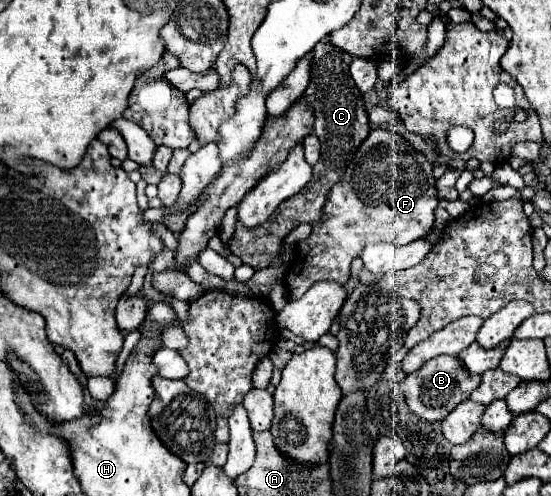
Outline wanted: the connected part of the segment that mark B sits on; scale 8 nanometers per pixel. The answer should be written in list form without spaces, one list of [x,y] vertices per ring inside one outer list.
[[[437,356],[425,362],[417,372],[407,374],[401,382],[401,392],[411,412],[427,422],[437,422],[443,420],[457,404],[467,400],[469,394],[479,386],[479,382],[481,378],[477,374],[467,374],[457,356]]]

